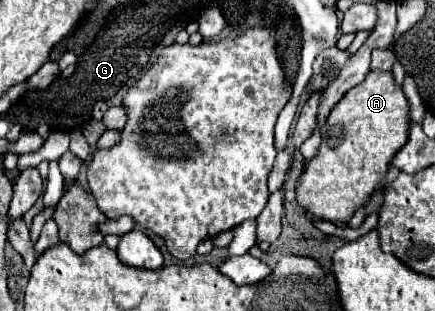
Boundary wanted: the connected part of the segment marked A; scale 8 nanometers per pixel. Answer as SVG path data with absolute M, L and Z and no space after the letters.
M369 71L367 79L361 85L349 89L325 119L321 127L321 147L317 149L317 155L309 163L305 163L295 187L299 207L303 207L311 219L347 223L353 211L365 205L369 195L375 191L377 183L387 175L393 155L405 145L411 121L407 111L409 103L403 91L395 85L393 75L381 71Z

